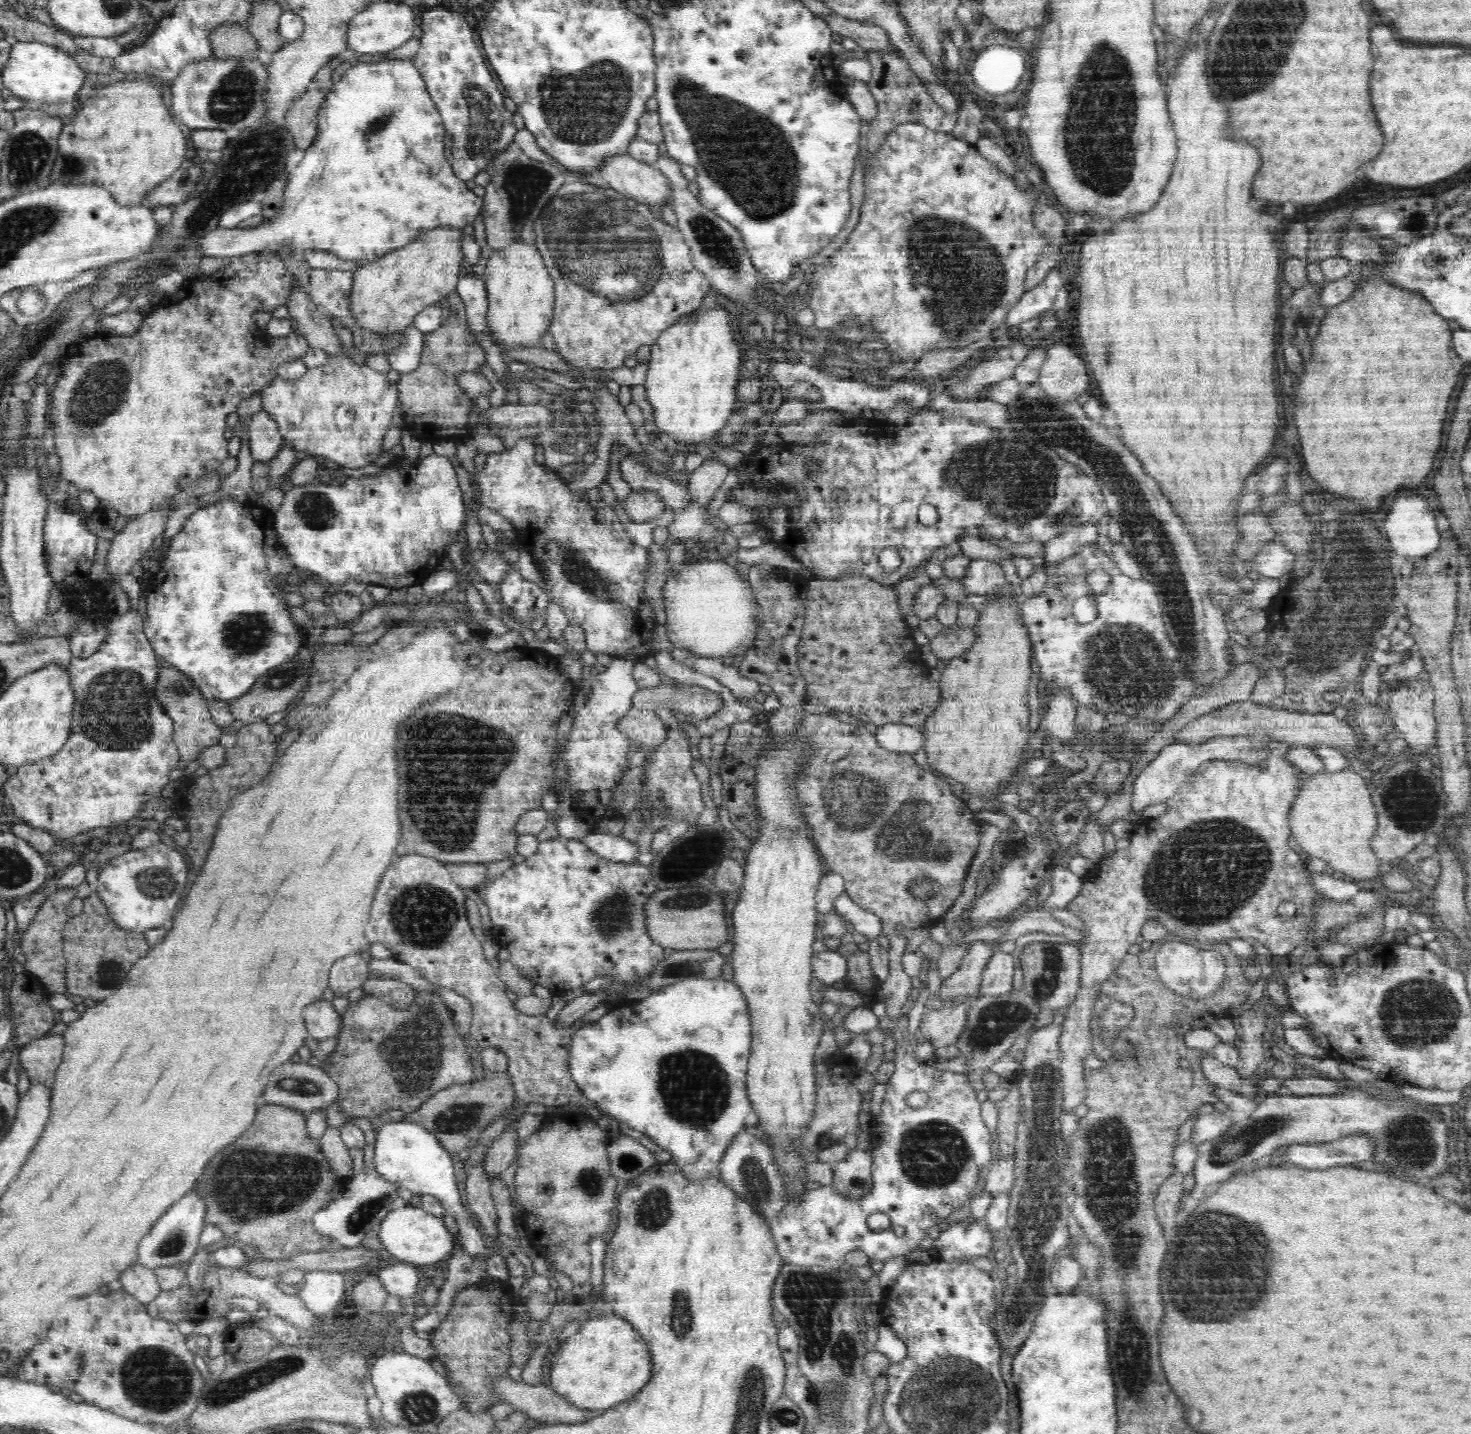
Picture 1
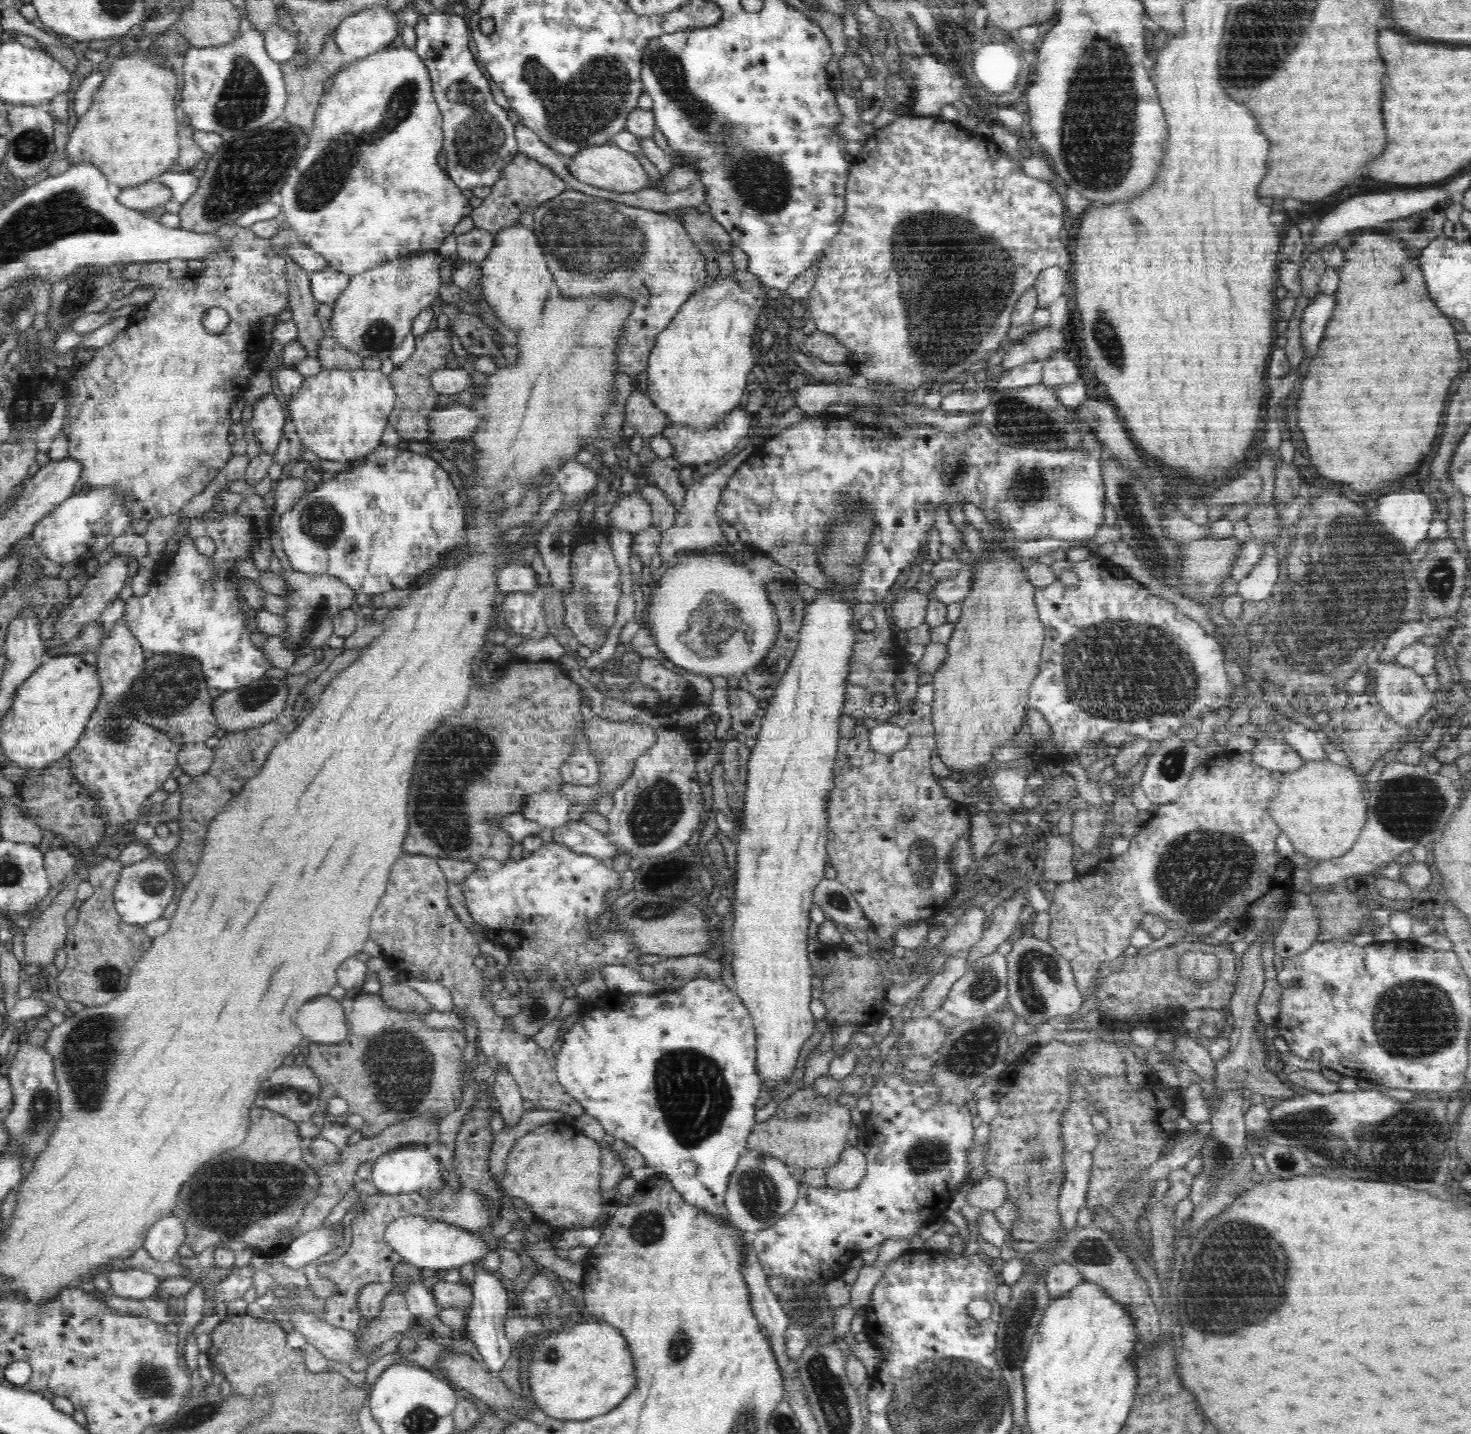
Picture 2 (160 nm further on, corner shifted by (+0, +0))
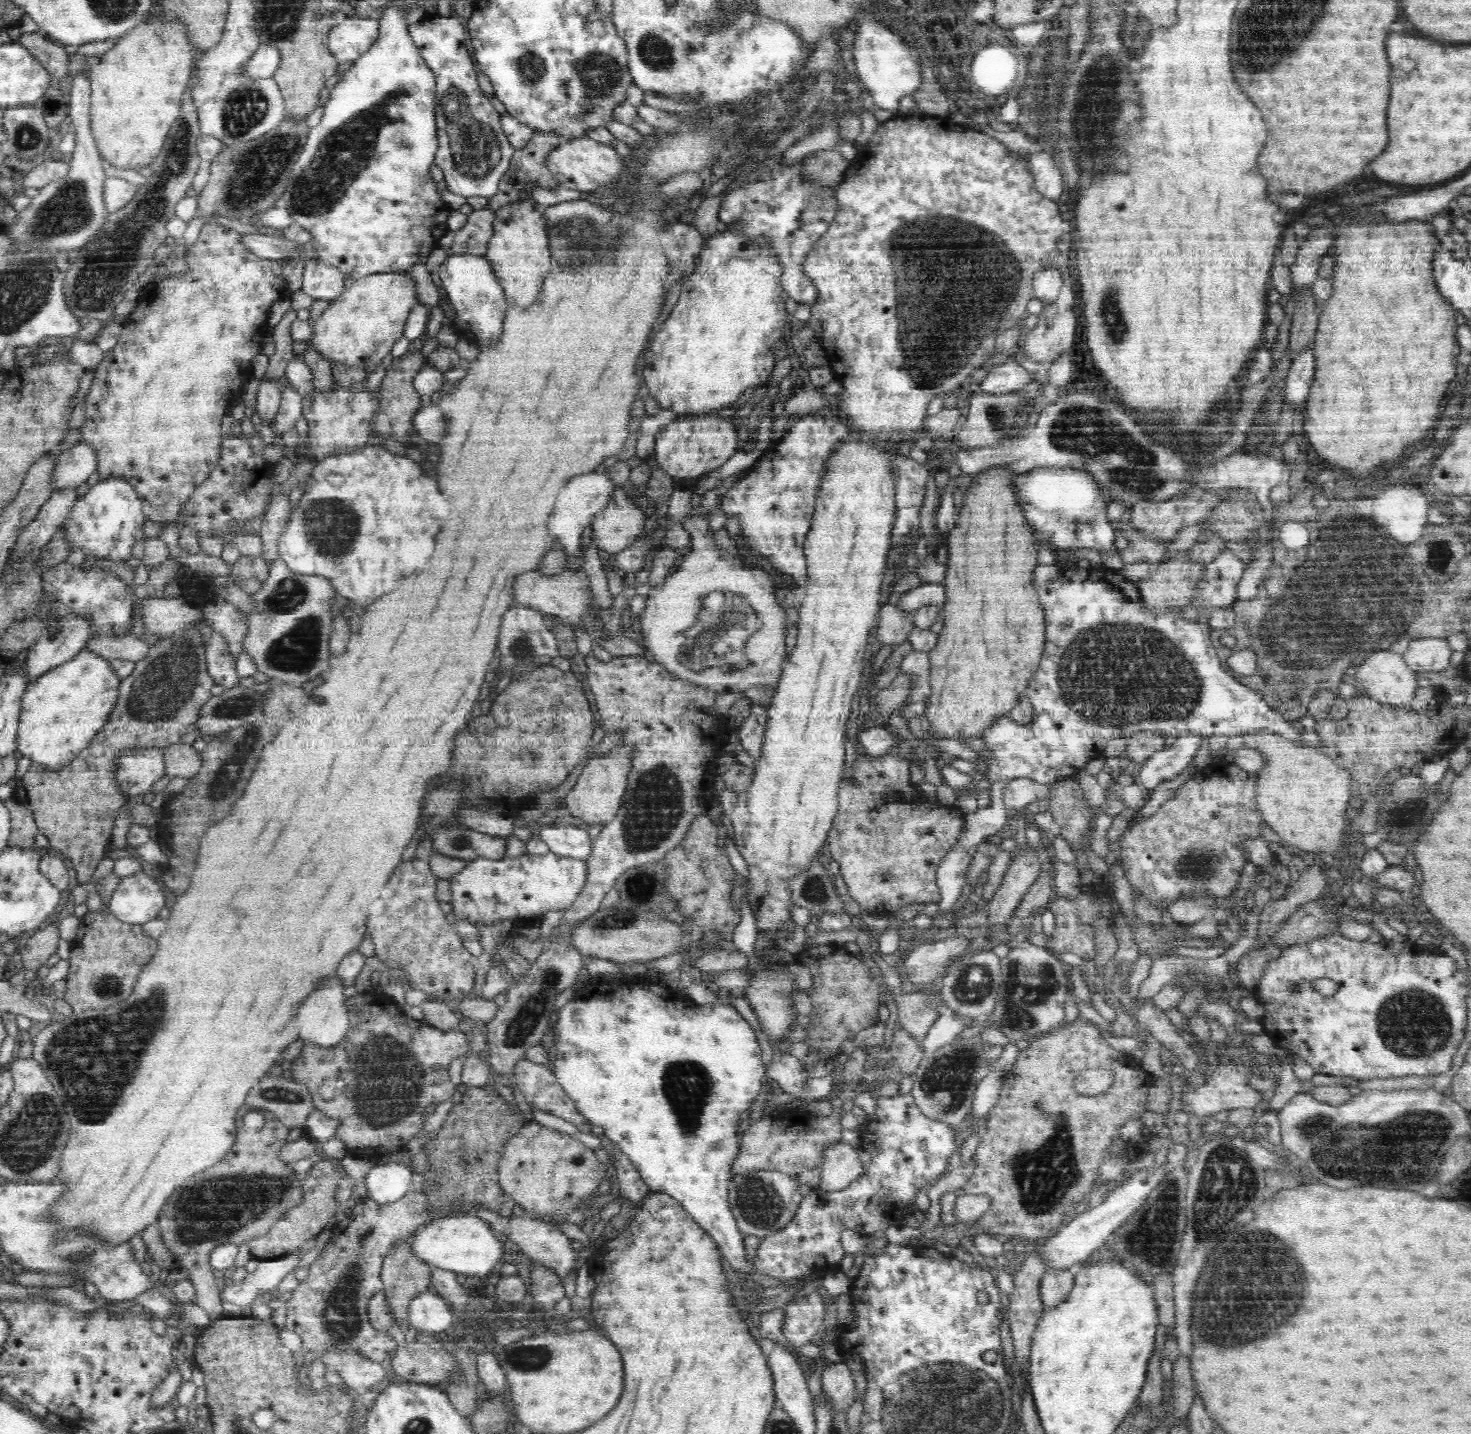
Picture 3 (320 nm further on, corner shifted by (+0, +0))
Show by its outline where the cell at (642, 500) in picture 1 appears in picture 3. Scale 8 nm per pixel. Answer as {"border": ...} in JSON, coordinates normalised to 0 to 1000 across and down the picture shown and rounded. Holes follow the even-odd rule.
{"border":[[[419,341],[412,355],[404,360],[400,372],[403,373],[407,384],[416,388],[437,374],[438,363],[439,358]]]}

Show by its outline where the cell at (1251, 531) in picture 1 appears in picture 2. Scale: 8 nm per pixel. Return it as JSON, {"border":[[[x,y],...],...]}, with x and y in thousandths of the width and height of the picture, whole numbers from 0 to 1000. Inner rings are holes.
{"border":[[[821,374],[804,380],[804,389],[800,395],[802,402],[802,414],[806,418],[816,420],[818,422],[823,421],[832,404],[836,402],[837,395],[839,393],[844,379],[840,374],[836,376],[827,377]]]}

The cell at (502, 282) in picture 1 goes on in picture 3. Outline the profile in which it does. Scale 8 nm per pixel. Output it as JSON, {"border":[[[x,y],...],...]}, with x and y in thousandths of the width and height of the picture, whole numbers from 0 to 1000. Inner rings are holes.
{"border":[[[359,139],[351,140],[337,147],[335,164],[332,168],[330,177],[344,206],[355,215],[363,211],[370,192],[375,187],[375,179],[373,179],[373,165],[370,165],[368,147],[368,144],[366,142],[362,142]]]}

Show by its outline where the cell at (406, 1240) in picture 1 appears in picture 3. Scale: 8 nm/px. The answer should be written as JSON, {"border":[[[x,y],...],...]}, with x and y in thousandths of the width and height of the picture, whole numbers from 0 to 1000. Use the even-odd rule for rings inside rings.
{"border":[[[307,847],[298,849],[283,858],[278,866],[280,874],[292,884],[307,886],[320,891],[329,891],[334,887],[343,877],[343,867],[336,861],[329,850],[322,847]]]}

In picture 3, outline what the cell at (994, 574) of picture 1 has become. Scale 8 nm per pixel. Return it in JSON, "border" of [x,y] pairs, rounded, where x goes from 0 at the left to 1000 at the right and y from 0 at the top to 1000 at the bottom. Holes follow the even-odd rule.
{"border":[[[628,407],[623,411],[619,411],[612,416],[610,421],[614,428],[621,428],[625,424],[630,422],[639,422],[644,418],[644,410],[641,407]]]}

